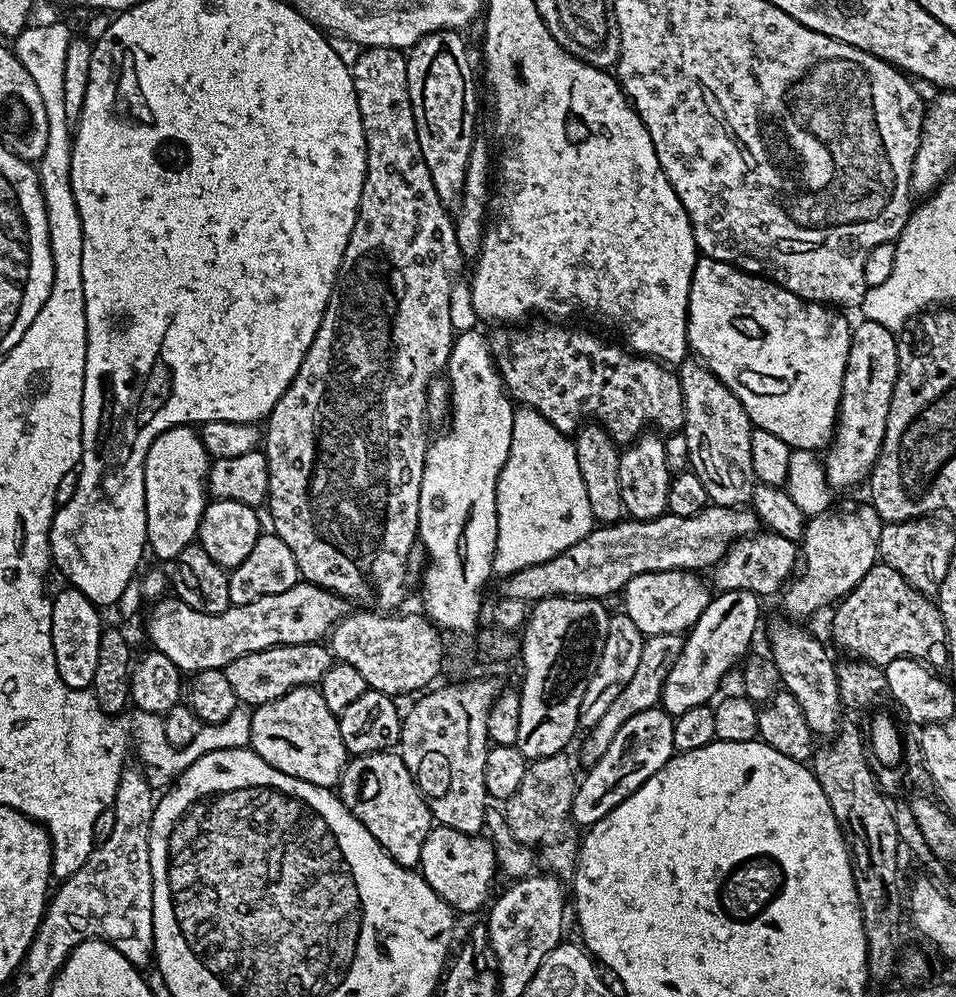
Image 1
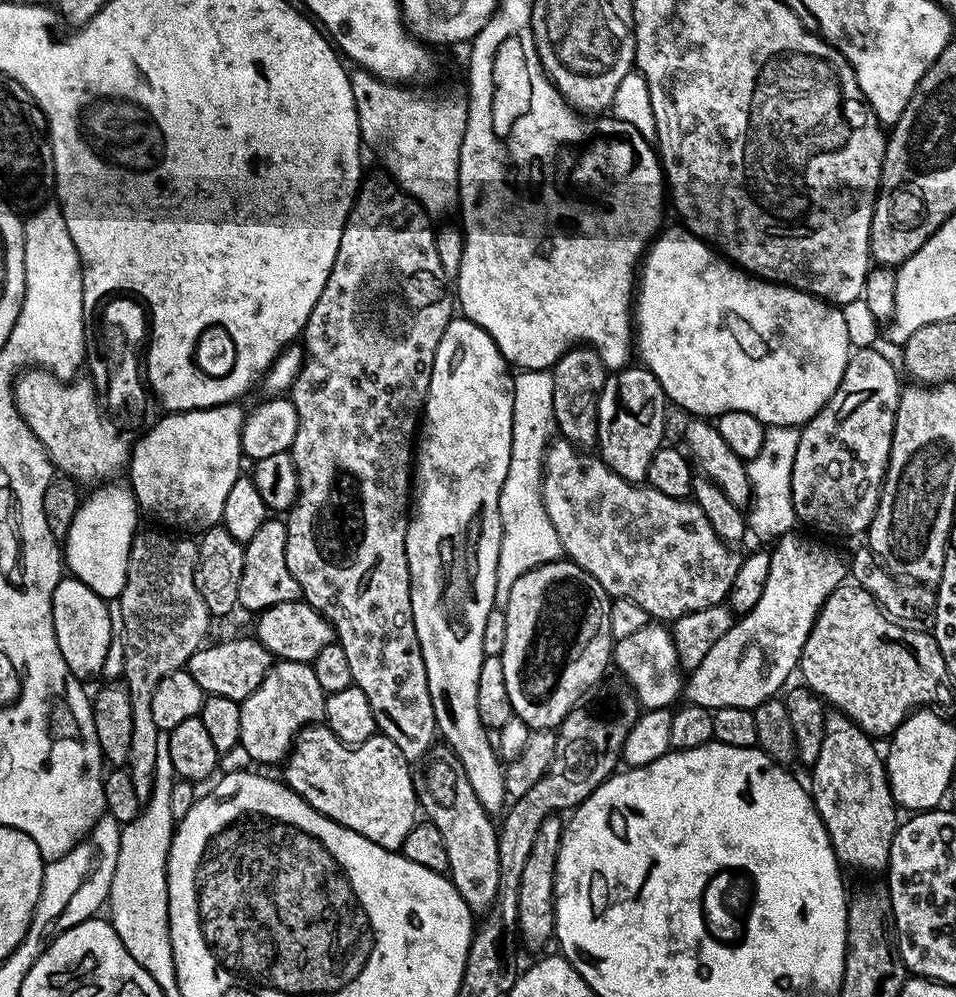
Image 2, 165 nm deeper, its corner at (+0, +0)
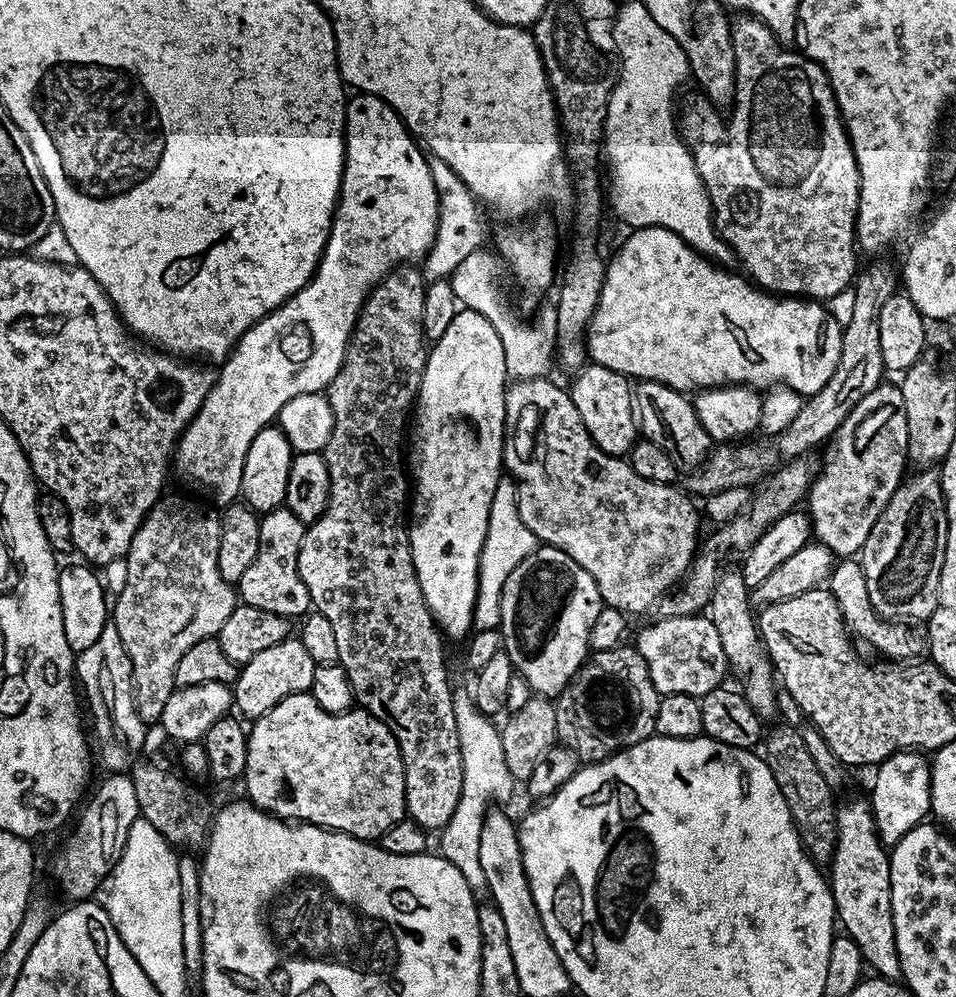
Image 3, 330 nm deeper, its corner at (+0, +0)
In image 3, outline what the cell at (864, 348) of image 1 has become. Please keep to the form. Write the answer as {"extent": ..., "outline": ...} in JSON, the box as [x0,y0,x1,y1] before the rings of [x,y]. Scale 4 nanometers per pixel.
{"extent":[806,382,909,558],"outline":[[[882,382],[870,390],[870,394],[850,410],[848,417],[827,441],[823,449],[824,465],[818,468],[808,489],[806,511],[812,522],[812,536],[826,545],[836,558],[852,558],[863,549],[866,538],[870,538],[870,530],[874,530],[874,522],[878,522],[886,502],[890,502],[894,490],[906,475],[904,464],[909,463],[906,402],[900,387],[888,383]]]}

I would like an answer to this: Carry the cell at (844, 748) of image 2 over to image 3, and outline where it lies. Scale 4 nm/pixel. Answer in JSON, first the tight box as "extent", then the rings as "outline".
{"extent":[830,800,900,981],"outline":[[[848,800],[836,809],[836,849],[830,861],[830,887],[839,927],[857,944],[863,963],[873,968],[877,977],[899,981],[900,959],[898,942],[894,934],[892,899],[890,898],[890,852],[876,833],[876,823],[871,803],[864,800]]]}

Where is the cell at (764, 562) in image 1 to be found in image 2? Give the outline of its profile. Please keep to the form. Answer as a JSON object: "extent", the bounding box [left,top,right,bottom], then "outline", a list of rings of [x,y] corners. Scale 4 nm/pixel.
{"extent":[540,438,742,622],"outline":[[[563,438],[553,439],[544,456],[544,476],[540,479],[540,497],[554,530],[558,530],[558,538],[564,547],[563,555],[567,559],[573,560],[578,566],[585,568],[594,578],[598,578],[598,586],[602,586],[602,590],[606,590],[609,597],[638,602],[638,606],[642,606],[642,610],[646,610],[646,614],[656,622],[671,622],[682,618],[682,614],[690,614],[694,610],[702,610],[706,606],[723,604],[727,601],[728,592],[734,582],[734,574],[738,574],[738,566],[742,559],[741,553],[732,552],[736,550],[718,538],[718,534],[714,530],[714,526],[710,526],[706,514],[702,514],[702,510],[691,499],[670,498],[667,494],[648,487],[644,482],[631,484],[626,478],[614,474],[614,470],[610,470],[610,466],[606,466],[604,460],[587,451],[575,448],[569,440]]]}

